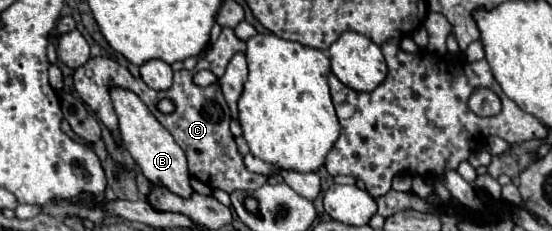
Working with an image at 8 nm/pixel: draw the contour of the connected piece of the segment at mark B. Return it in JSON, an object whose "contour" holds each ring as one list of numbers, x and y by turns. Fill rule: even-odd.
{"contour":[[112,89,110,95,112,95,114,109,118,113,124,147,132,155,136,165,142,169,142,173,148,177,148,181,154,185,166,185,166,189,170,189,172,193,178,193,178,197,190,197,190,193,194,193,194,189,190,185,192,175,188,171,188,161,186,161,184,151,172,139,172,135,156,121,156,117,150,113,150,109,132,91]]}

